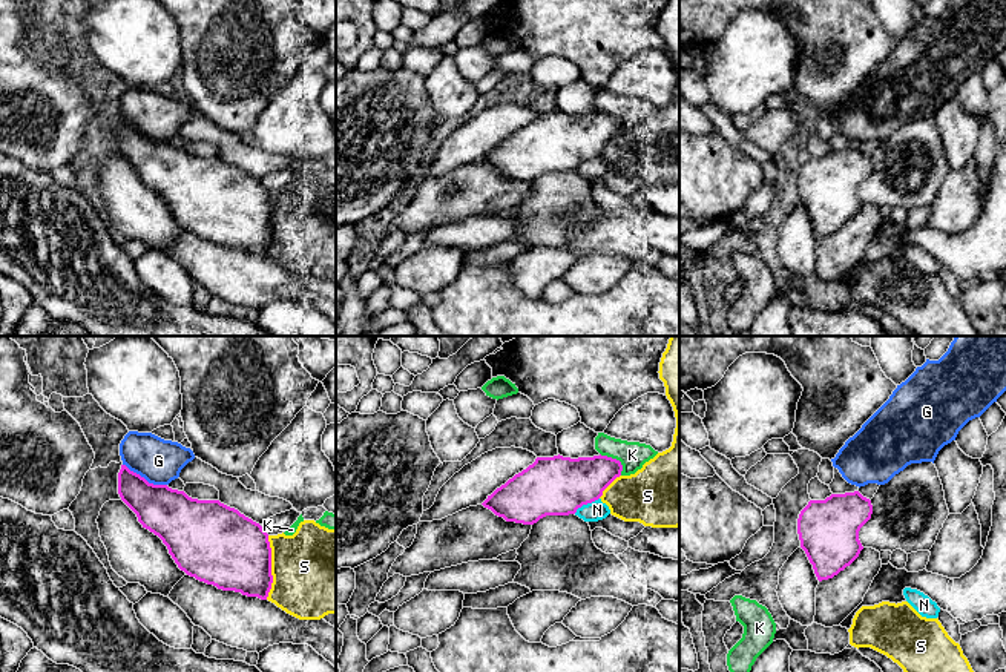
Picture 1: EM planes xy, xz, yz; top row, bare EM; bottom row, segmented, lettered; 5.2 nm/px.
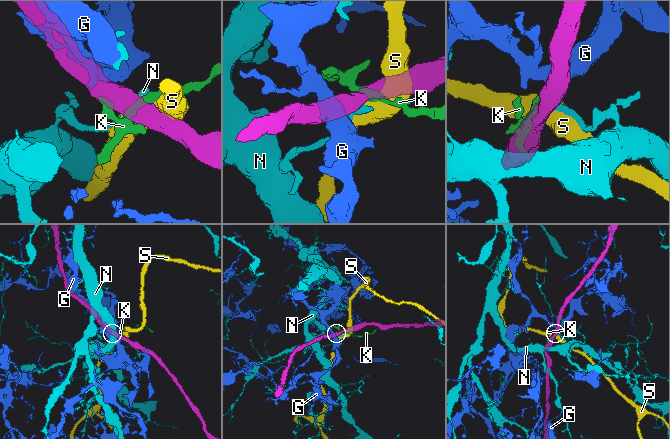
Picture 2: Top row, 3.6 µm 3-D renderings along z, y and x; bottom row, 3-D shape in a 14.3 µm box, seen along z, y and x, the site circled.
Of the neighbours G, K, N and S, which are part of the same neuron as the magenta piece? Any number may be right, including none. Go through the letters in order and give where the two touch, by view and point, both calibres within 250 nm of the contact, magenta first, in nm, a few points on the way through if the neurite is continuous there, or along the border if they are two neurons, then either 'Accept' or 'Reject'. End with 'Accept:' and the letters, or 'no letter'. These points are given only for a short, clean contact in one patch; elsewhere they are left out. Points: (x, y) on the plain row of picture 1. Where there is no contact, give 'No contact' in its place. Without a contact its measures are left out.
G: Touches magenta at xy (143, 134). Thickness 260 nm (magenta) against 240 nm. Reject
K: Touches magenta at xz (615, 115). Thickness 260 nm (magenta) against 140 nm. Boundary: xz (600, 109), (615, 114), (621, 121), (621, 131). Reject
N: Touches magenta at xz (586, 160). Thickness 300 nm (magenta) against 100 nm. Reject
S: Touches magenta at xy (270, 224). Thickness 400 nm (magenta) against 460 nm. Reject
Accept: no letter

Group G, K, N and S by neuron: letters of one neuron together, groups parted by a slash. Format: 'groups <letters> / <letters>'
groups G / K / N / S

